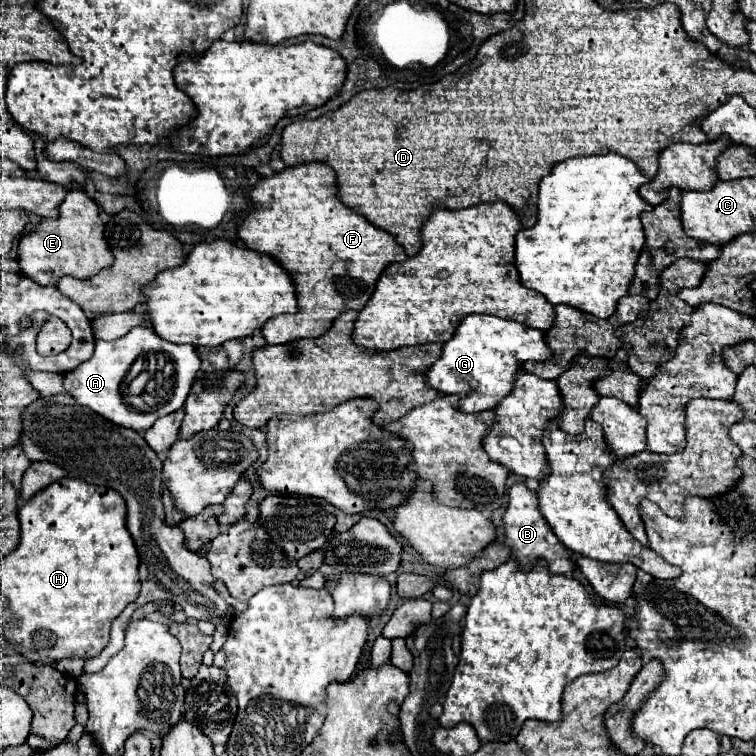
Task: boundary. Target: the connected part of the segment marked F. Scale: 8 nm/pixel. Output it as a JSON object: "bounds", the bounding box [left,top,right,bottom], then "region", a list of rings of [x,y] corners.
{"bounds":[237,162,407,344],"region":[[[307,162],[299,166],[287,166],[273,176],[261,178],[257,186],[249,190],[249,198],[253,202],[253,212],[249,212],[237,224],[237,236],[241,242],[255,252],[269,254],[291,274],[291,280],[297,290],[297,312],[281,314],[261,328],[261,334],[267,344],[285,344],[299,338],[317,338],[321,336],[329,324],[345,310],[359,310],[371,298],[375,282],[383,268],[391,262],[401,262],[407,254],[401,246],[383,230],[369,224],[361,214],[347,208],[337,196],[335,172],[323,162]]]}

